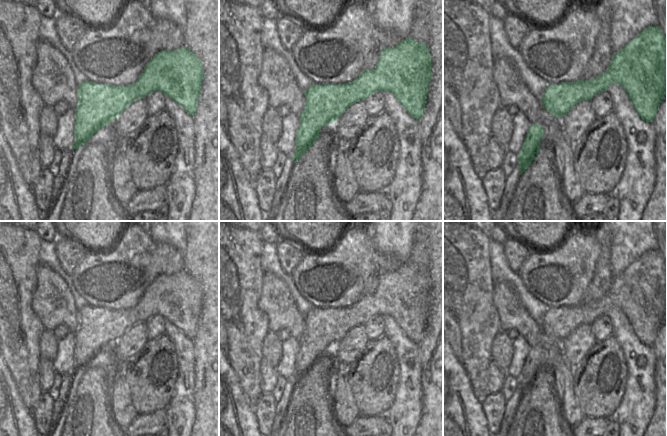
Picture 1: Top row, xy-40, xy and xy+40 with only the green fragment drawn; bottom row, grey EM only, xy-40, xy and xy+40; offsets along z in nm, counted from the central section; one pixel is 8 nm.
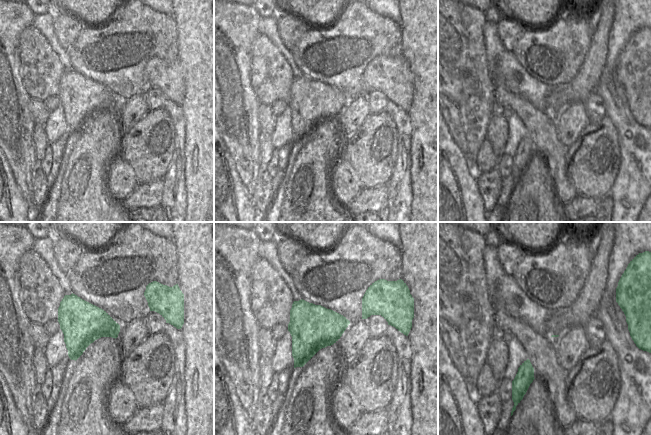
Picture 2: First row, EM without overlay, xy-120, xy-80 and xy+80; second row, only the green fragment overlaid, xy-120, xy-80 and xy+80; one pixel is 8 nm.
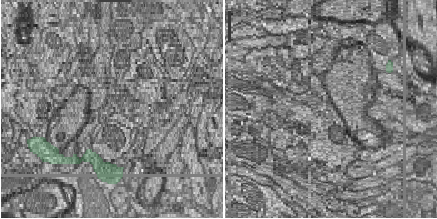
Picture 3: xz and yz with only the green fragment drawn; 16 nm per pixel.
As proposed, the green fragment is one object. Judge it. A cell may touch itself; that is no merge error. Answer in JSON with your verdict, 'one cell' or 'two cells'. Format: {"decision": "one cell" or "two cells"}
{"decision": "one cell"}

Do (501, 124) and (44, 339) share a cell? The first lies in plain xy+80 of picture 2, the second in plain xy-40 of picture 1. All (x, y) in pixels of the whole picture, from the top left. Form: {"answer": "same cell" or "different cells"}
{"answer": "same cell"}

